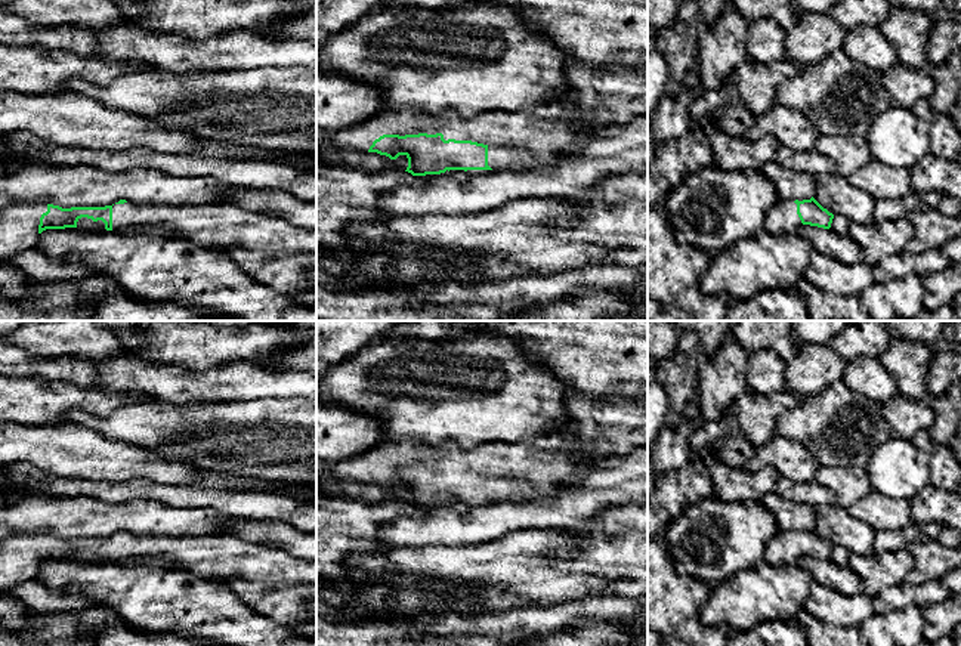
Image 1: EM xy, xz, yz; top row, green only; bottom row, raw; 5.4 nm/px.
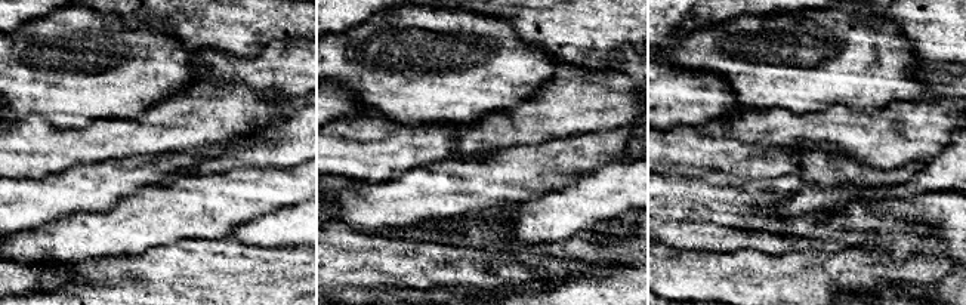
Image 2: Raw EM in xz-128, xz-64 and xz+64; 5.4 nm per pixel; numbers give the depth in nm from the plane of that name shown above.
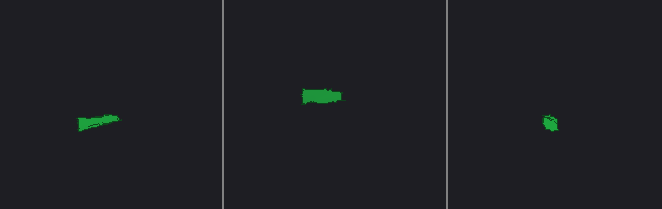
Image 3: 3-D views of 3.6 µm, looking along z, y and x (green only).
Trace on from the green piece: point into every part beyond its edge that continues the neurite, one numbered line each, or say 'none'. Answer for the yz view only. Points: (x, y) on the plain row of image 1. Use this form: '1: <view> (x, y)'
1: yz (782, 549)

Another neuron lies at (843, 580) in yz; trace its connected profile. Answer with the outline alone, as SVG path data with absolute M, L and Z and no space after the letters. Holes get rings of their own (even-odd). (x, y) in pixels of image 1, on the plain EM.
M801 556L795 565L807 571L813 581L831 587L843 594L862 593L862 581L849 568L840 568L831 559L824 560L810 556Z

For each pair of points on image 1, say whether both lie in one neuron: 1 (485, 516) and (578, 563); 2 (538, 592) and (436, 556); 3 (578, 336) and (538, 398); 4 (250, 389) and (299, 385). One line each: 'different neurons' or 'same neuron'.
1: different neurons
2: same neuron
3: different neurons
4: same neuron

